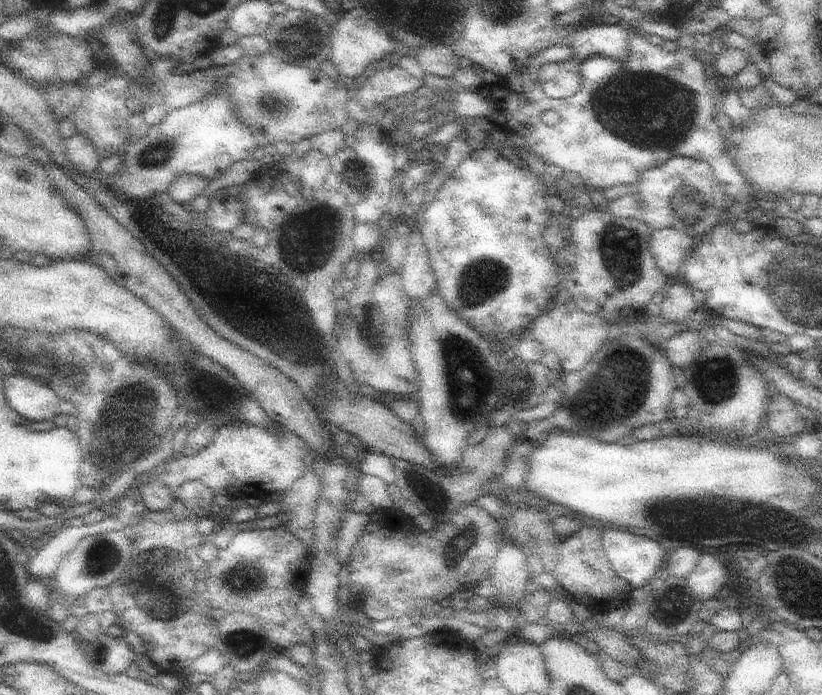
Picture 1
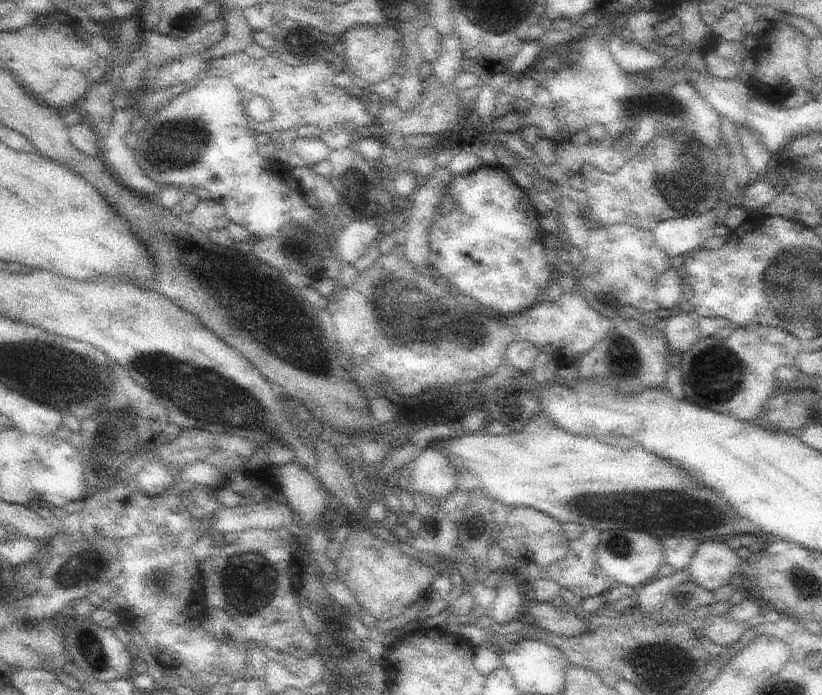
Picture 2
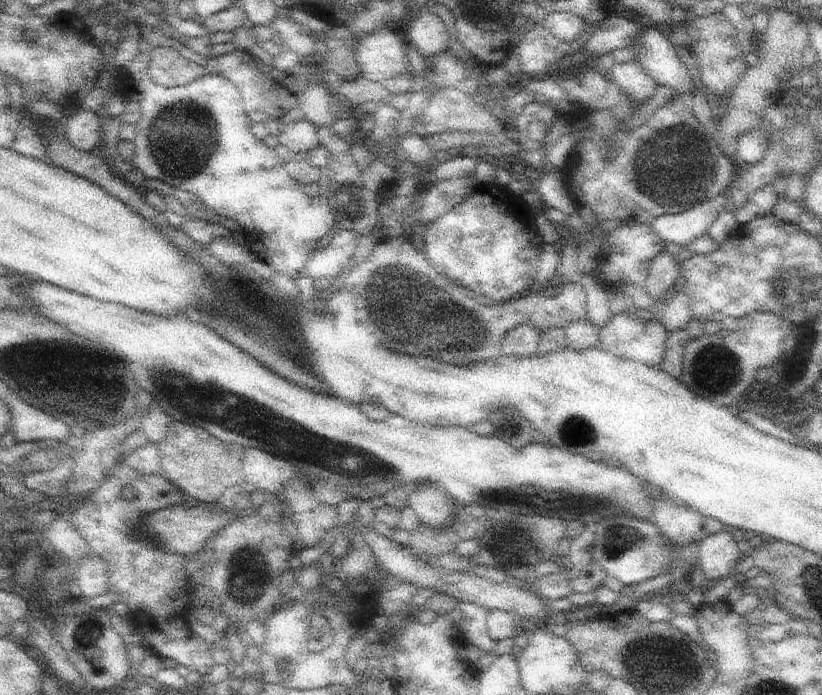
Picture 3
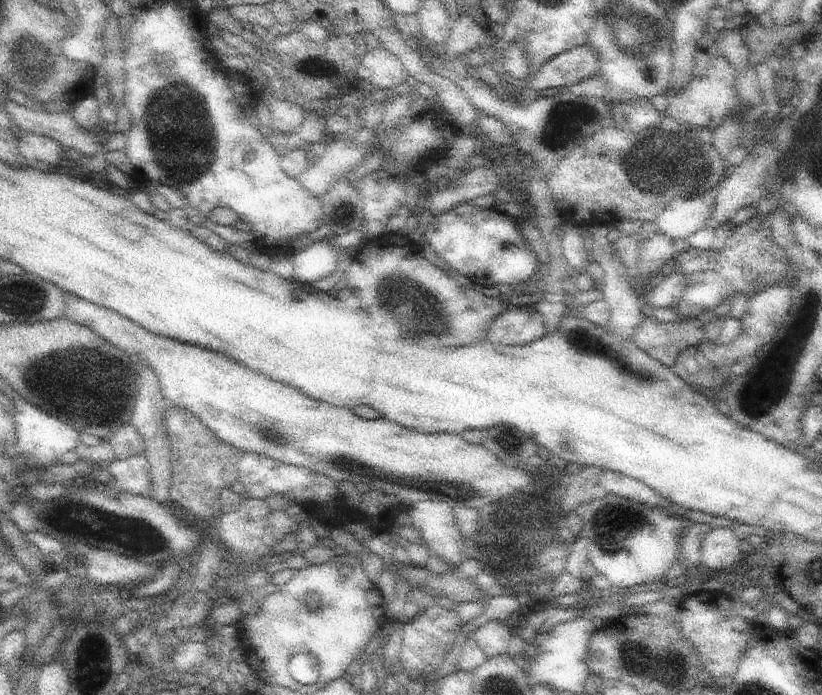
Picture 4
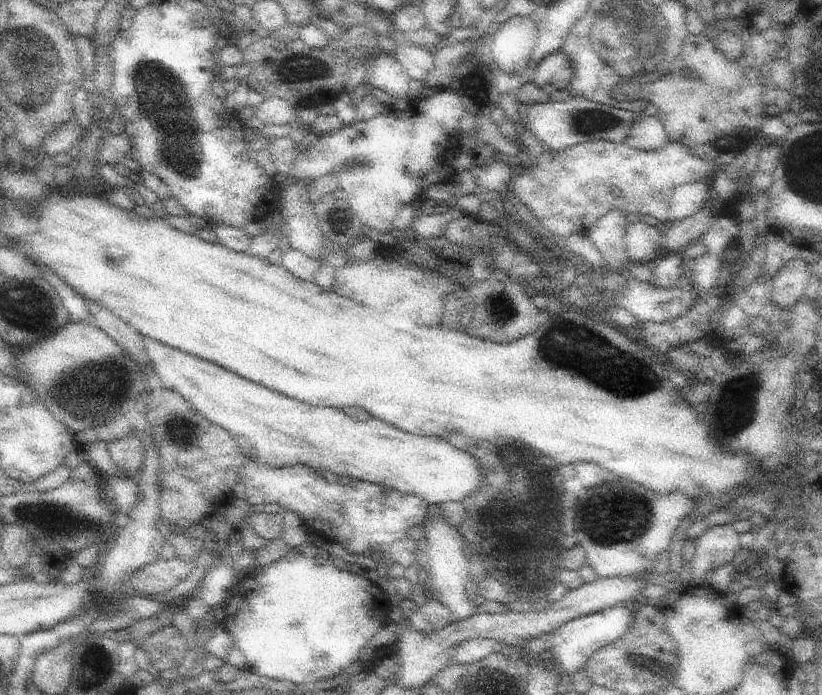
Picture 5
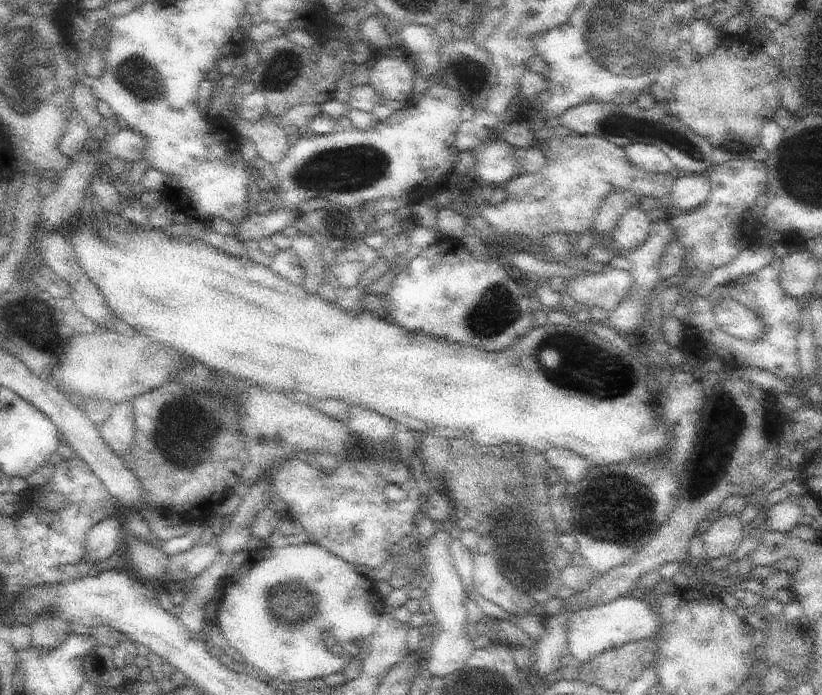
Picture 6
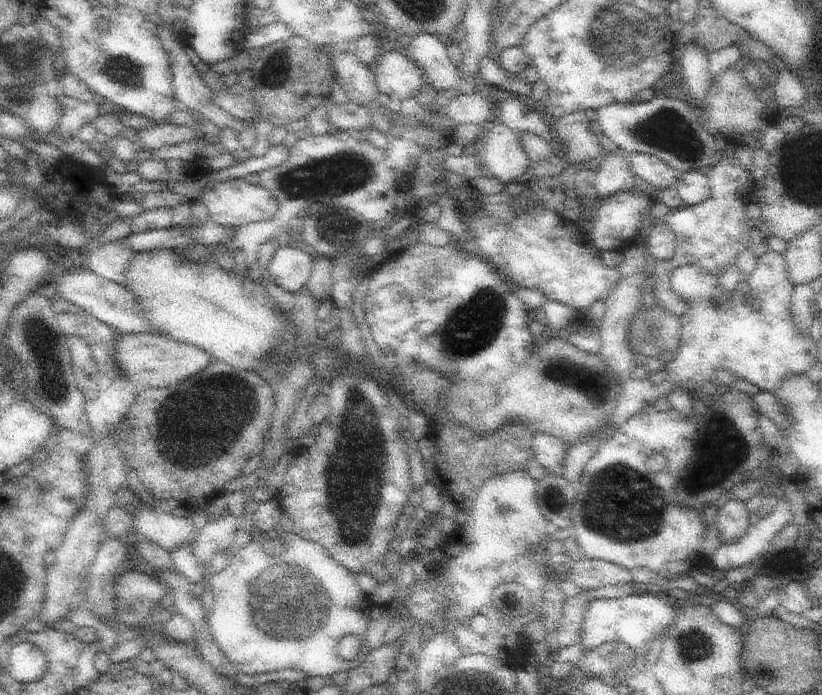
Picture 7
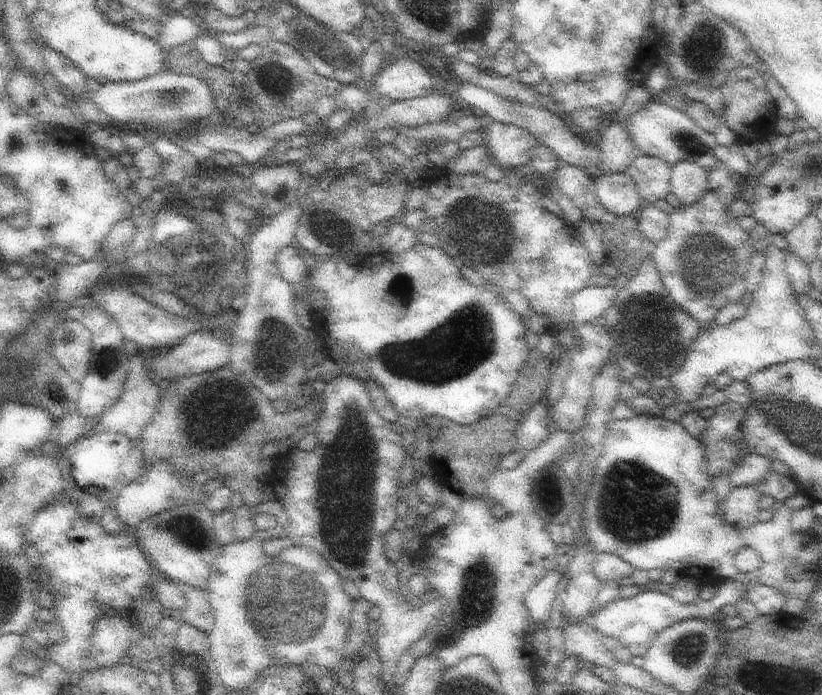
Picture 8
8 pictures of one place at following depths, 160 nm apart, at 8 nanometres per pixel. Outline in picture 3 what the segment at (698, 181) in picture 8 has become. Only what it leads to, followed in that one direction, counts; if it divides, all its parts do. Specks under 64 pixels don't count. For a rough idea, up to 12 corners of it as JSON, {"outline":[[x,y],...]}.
{"outline":[[723,194],[652,222],[662,241],[705,236],[725,210]]}

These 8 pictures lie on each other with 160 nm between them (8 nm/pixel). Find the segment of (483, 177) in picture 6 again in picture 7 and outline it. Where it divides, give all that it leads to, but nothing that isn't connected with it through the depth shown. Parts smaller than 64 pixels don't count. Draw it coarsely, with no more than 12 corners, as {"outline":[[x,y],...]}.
{"outline":[[496,121],[480,158],[504,185],[530,175],[519,132]]}

